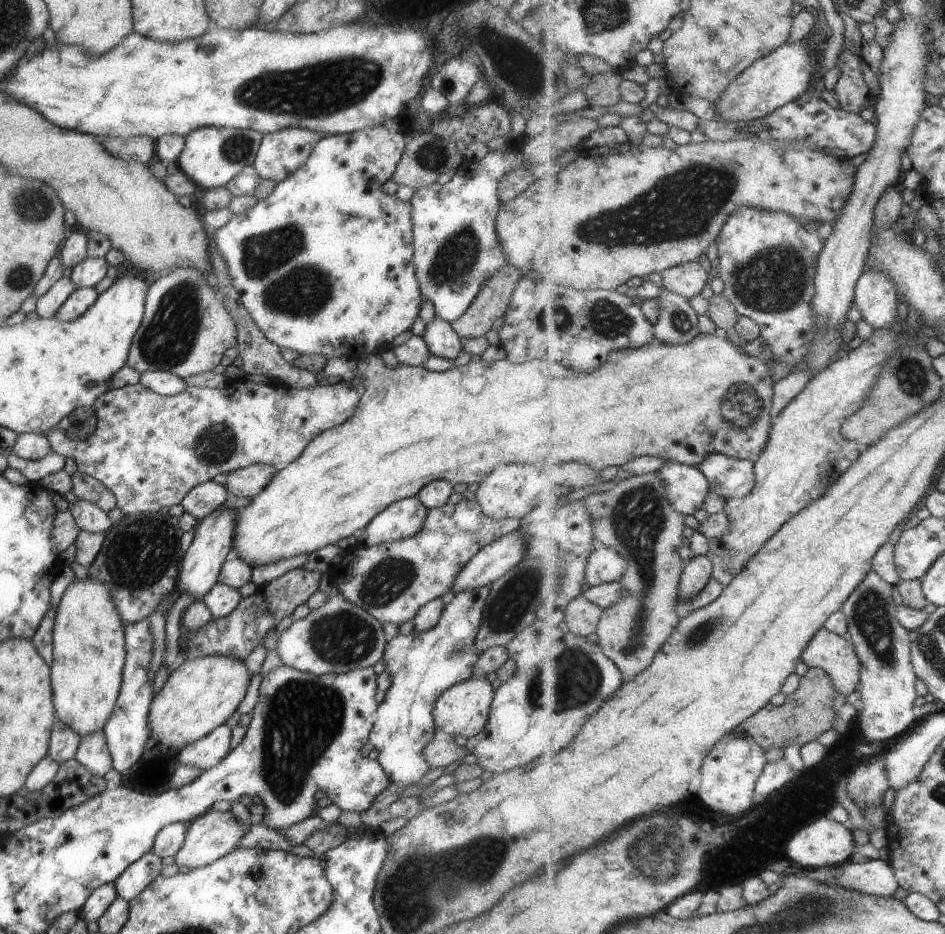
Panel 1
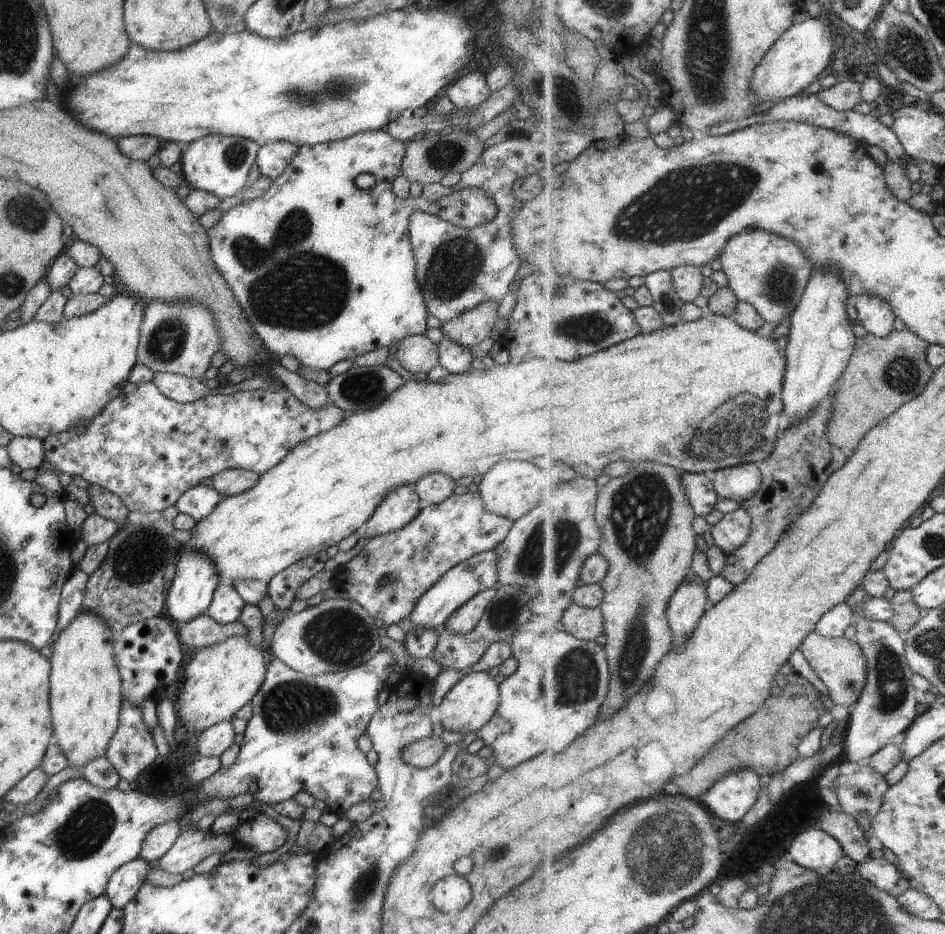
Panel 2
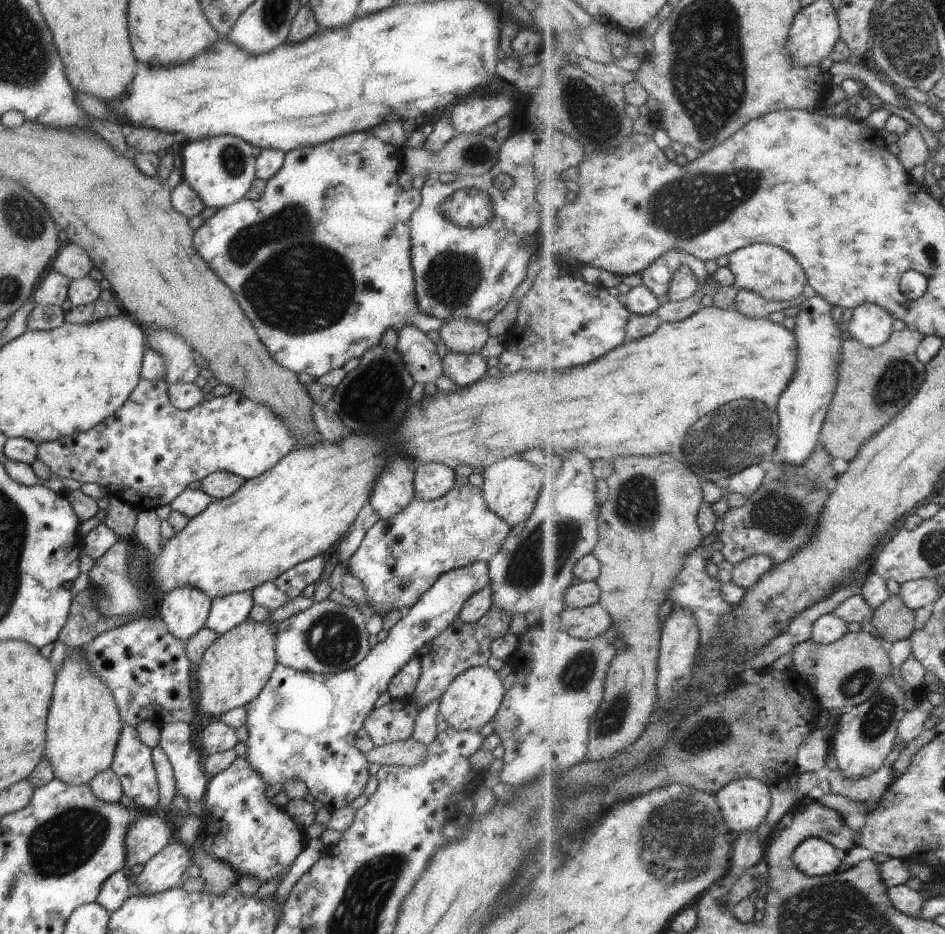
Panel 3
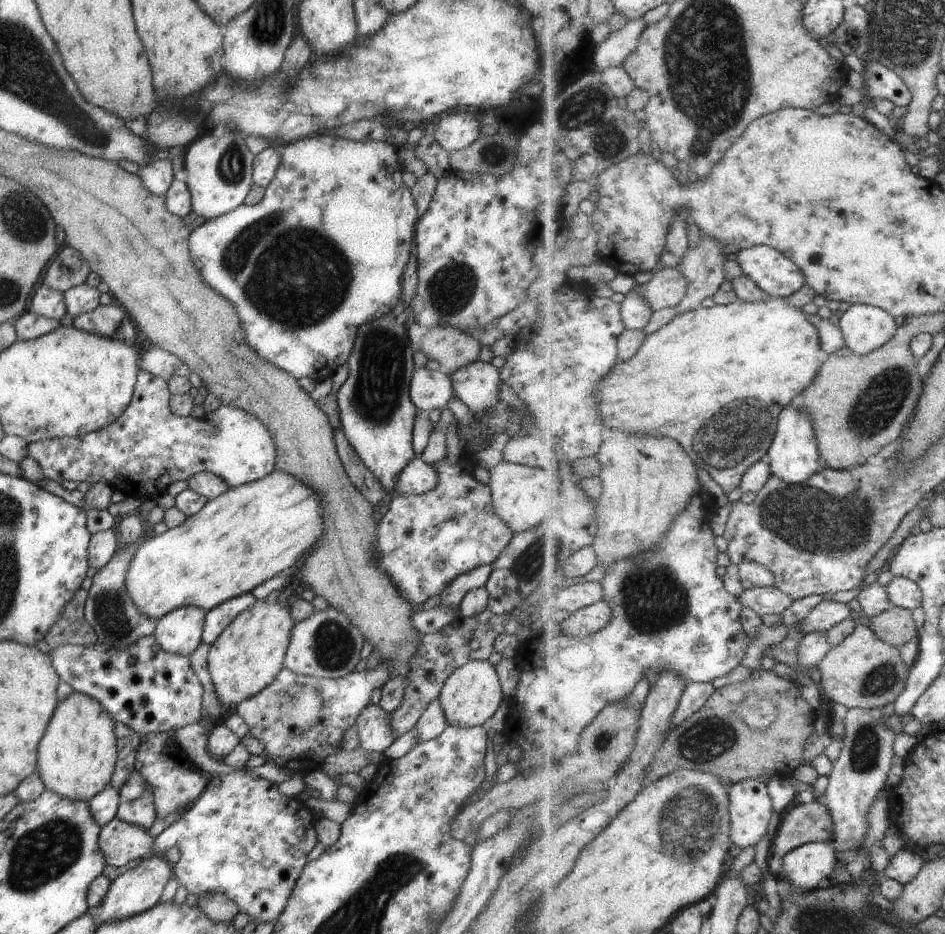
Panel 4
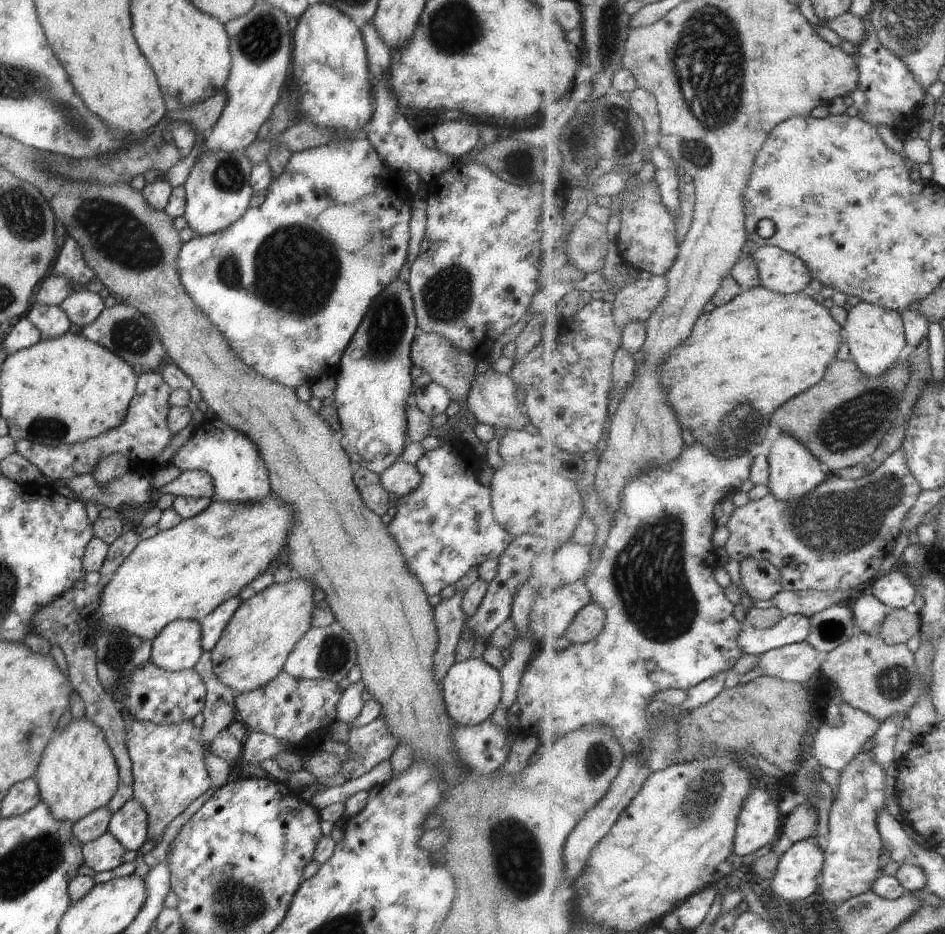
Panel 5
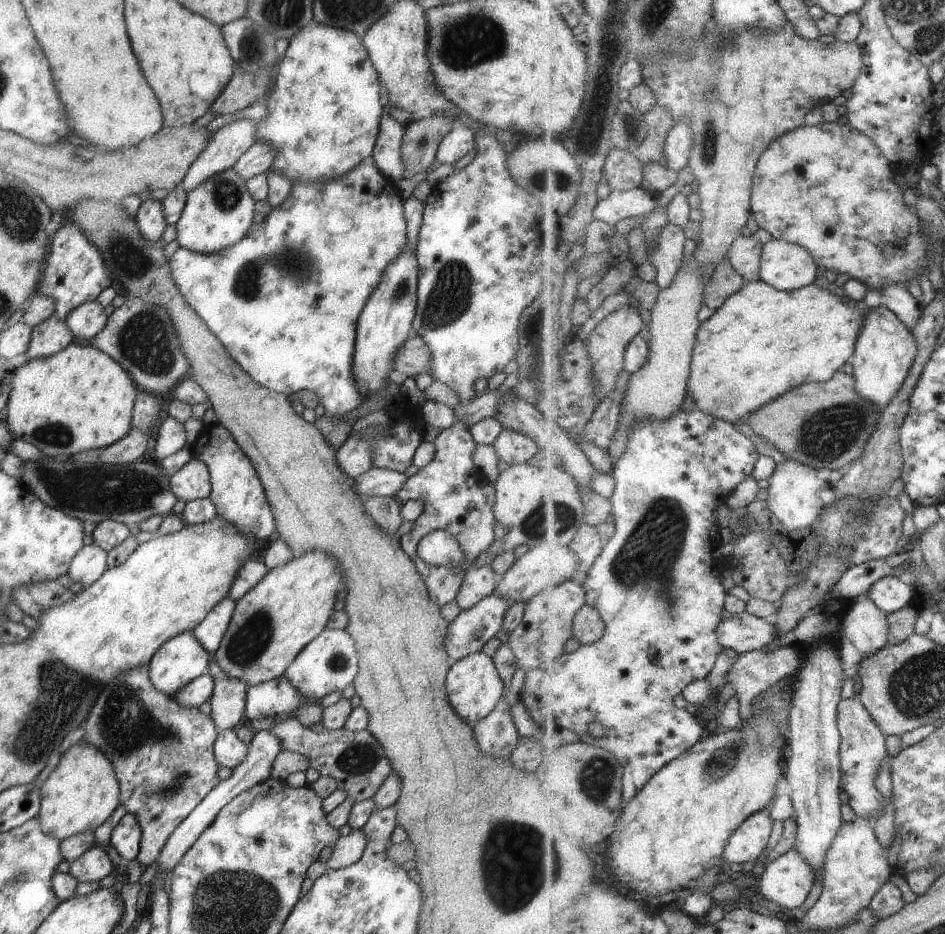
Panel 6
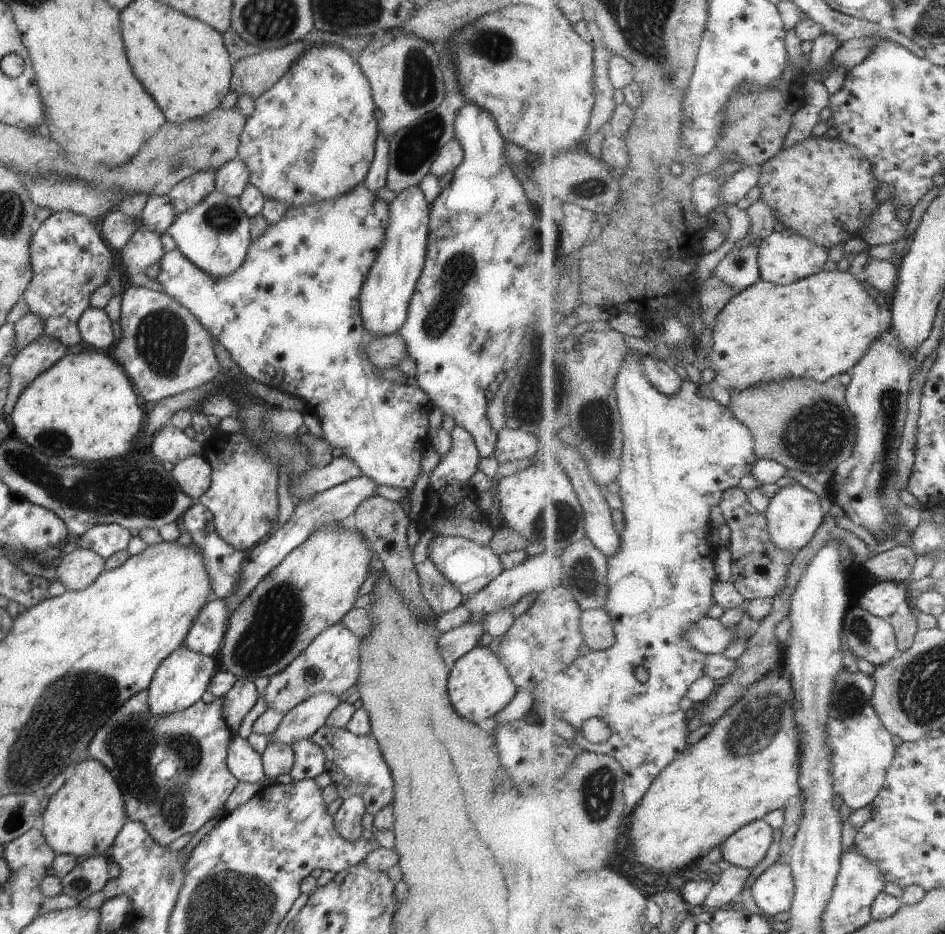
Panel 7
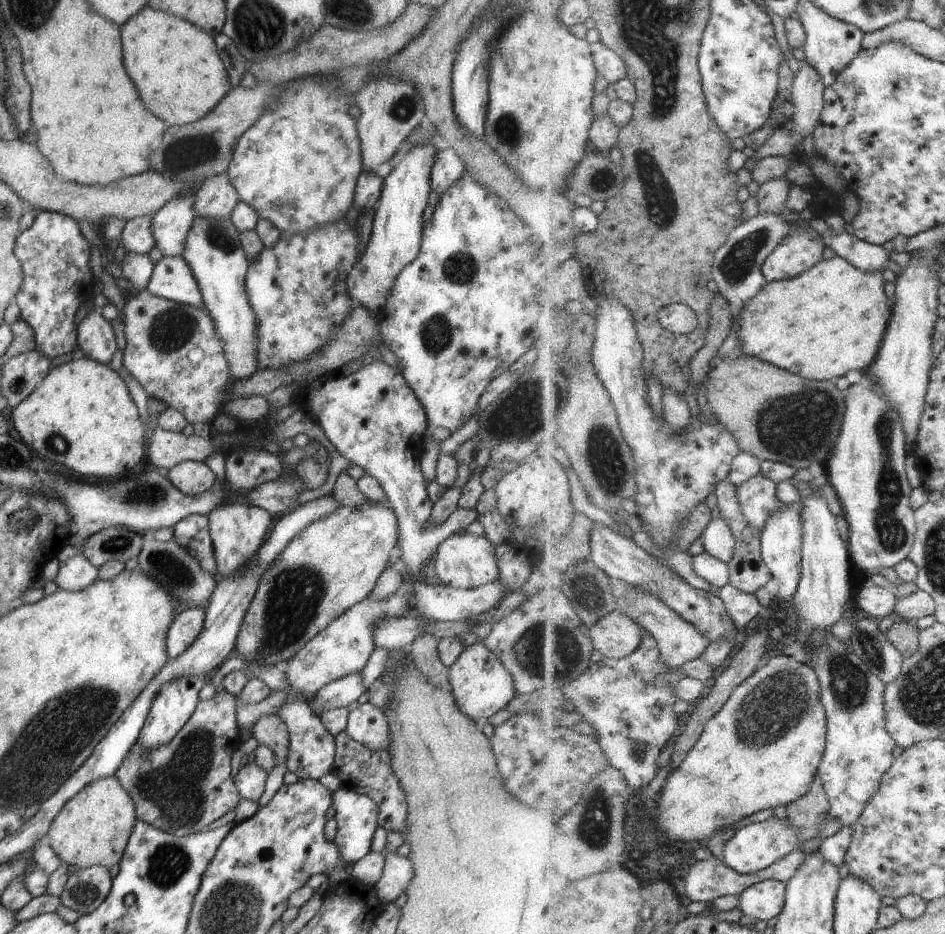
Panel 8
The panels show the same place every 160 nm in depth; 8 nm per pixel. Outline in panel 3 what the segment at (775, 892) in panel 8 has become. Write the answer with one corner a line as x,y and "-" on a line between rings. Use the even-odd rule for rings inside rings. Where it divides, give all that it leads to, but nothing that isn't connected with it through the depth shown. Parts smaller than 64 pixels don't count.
819,837
804,840
793,853
793,862
807,876
820,877
837,873
841,859
830,842

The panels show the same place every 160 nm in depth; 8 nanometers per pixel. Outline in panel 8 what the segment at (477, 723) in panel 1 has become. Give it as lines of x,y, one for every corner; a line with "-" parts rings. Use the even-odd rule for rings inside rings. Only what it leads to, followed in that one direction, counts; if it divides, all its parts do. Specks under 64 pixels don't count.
481,642
466,646
449,667
449,691
461,714
481,724
503,709
514,694
511,675
503,668
499,659

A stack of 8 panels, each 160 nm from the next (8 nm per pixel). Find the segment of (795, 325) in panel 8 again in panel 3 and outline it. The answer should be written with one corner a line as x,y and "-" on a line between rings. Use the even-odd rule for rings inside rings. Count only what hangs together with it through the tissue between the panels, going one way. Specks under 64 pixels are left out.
711,305
710,307
703,307
697,314
690,316
688,319
684,321
677,321
672,323
665,323
663,324
649,336
645,338
634,340
631,342
625,342
621,346
618,346
617,349
607,353
605,357
601,357
598,361
590,362
587,366
582,367
575,367
574,369
565,369
564,371
541,371
541,372
533,372
533,370
529,369
517,369
513,371
511,374
501,374
499,376
491,376
491,375
483,375
482,378
479,378
478,381
471,383
470,385
465,385
462,387
457,387
455,391
445,392
436,391
434,395
426,395
423,392
423,395
420,396
418,403
411,403
406,408
405,414
402,416
402,421
400,425
396,426
396,431
394,432
394,442
397,443
398,450
402,451
402,454
407,456
409,459
415,461
415,464
419,463
441,463
445,465
447,468
453,469
455,466
459,464
469,464
474,470
477,469
484,469
488,467
490,464
497,462
498,460
507,458
507,457
517,457
522,452
525,452
529,449
541,449
542,451
547,451
548,453
552,453
555,451
557,456
560,456
562,459
566,459
570,456
569,453
572,451
581,451
584,455
587,455
591,460
606,460
608,462
612,462
617,457
652,457
655,455
673,455
675,458
678,458
683,464
686,464
692,471
697,473
703,480
713,481
718,483
719,481
726,480
726,478
733,477
734,474
741,472
742,470
747,470
747,467
751,465
765,465
766,462
769,460
775,460
777,456
778,450
778,430
780,427
780,416
778,413
778,404
780,398
783,393
786,392
786,388
790,385
790,382
794,378
794,374
797,373
795,368
797,368
797,342
795,342
795,336
793,336
793,332
787,330
785,326
782,324
775,324
771,322
768,318
756,318
752,319
749,318
747,315
744,315
742,312
739,312
735,309
720,309
715,305

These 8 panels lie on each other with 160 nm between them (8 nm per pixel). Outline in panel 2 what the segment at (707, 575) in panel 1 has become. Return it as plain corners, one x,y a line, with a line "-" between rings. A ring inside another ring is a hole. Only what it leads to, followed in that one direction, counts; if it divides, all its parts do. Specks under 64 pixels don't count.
696,575
694,579
683,581
678,586
667,611
667,618
674,632
675,645
686,641
697,621
709,607
707,581

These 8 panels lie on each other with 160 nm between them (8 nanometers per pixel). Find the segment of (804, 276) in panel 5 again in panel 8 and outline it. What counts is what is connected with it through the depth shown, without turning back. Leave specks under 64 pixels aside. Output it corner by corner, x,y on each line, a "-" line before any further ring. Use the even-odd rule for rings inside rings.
798,219
796,224
793,222
792,226
799,229
787,234
763,263
762,273
769,283
795,278
823,260
824,236
809,227
801,229
803,219

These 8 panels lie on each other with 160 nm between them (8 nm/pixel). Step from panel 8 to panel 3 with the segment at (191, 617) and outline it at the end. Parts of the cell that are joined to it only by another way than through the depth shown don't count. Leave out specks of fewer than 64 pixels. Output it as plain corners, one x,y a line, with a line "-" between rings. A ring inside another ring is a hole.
250,591
229,593
215,597
210,602
210,609
204,627
217,633
218,636
231,630
247,618
253,606

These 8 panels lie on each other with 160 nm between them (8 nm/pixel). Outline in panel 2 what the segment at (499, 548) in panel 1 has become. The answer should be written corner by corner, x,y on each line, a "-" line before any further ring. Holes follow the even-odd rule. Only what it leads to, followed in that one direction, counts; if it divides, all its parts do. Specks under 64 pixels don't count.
493,547
471,555
452,566
417,599
413,610
400,623
403,631
406,633
409,629
440,630
444,626
446,618
456,608
459,608
478,592
496,586
497,561
498,554
496,553
496,547

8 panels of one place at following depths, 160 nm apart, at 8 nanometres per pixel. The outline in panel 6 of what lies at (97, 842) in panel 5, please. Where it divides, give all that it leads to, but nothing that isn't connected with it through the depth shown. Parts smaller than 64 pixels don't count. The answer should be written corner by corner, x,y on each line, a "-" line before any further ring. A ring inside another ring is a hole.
95,844
72,860
67,873
78,883
100,881
113,870
114,865
107,857
107,853

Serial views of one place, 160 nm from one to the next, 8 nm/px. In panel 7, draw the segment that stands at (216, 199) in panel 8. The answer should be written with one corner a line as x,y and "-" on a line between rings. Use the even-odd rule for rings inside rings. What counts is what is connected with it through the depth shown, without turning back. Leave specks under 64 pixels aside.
237,157
223,163
214,174
214,190
228,197
238,197
246,187
248,170
243,161

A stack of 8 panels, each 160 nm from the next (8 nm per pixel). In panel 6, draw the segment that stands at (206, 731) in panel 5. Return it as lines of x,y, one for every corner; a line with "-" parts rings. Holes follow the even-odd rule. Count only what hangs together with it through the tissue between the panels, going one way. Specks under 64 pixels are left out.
209,660
205,673
210,674
214,682
211,696
208,698
209,717
217,731
231,729
244,718
243,709
248,686
236,678
228,677
219,668
216,660

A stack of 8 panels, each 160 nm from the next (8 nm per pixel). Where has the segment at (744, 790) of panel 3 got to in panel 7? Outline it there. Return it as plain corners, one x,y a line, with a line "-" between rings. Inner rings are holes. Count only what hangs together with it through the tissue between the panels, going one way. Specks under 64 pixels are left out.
764,818
746,824
722,844
722,858
735,866
755,868
773,844
773,830

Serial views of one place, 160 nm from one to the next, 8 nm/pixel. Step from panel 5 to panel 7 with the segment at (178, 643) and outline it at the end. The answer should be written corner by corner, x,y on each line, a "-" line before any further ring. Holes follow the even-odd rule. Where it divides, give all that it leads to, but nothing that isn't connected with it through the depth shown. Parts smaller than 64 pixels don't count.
179,645
159,663
146,688
149,713
161,716
187,708
201,698
213,672
215,672
215,662
210,656

